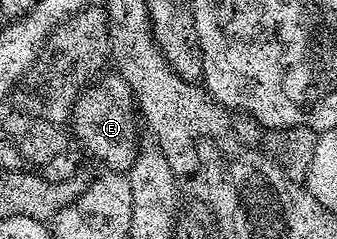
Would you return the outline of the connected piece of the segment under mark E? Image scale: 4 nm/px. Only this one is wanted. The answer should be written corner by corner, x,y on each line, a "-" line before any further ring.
115,70
105,71
96,77
83,92
80,93
78,99
72,107
72,115
70,117
71,135
80,139
80,144
97,160
103,167
110,172
118,172
127,174
134,166
134,158
140,149
141,137
136,136
136,118
138,122
138,107
136,100
132,97
130,86
126,86
126,78
122,78
119,72

